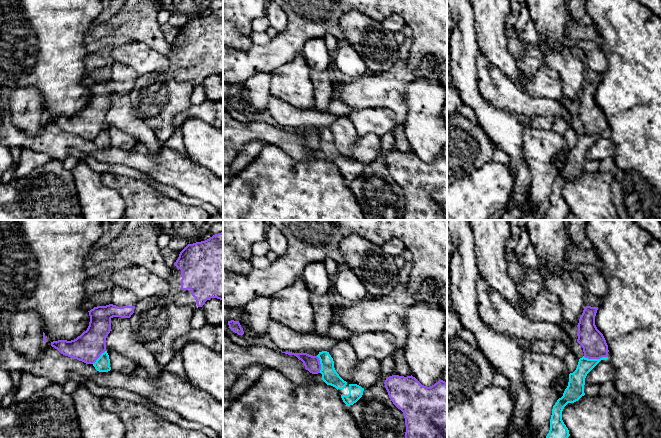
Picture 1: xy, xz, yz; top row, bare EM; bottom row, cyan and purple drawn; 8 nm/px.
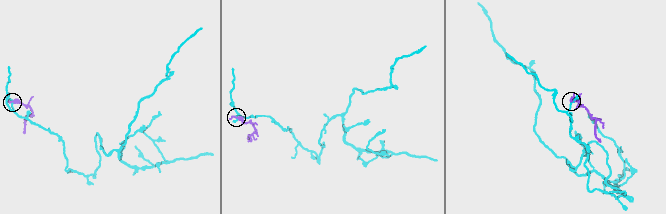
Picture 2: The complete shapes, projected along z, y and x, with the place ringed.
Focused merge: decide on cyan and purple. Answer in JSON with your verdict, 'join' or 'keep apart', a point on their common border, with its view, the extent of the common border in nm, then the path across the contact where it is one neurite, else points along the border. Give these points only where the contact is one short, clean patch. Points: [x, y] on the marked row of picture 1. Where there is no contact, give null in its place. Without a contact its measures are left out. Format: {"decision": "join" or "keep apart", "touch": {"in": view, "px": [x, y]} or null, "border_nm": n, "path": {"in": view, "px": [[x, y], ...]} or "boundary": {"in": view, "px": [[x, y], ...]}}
{"decision": "keep apart", "touch": {"in": "yz", "px": [595, 359]}, "border_nm": 190}

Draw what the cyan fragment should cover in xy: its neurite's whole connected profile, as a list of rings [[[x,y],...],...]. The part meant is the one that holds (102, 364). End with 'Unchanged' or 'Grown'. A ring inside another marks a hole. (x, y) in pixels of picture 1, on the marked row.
[[[105,351],[100,355],[100,357],[96,360],[96,362],[93,363],[93,366],[99,372],[108,372],[111,370],[110,359],[107,351]]]. Unchanged

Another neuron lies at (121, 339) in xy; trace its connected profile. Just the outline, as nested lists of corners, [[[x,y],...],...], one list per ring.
[[[111,318],[111,331],[106,338],[106,351],[108,350],[131,359],[154,377],[161,374],[161,366],[154,355],[135,338],[129,318]]]

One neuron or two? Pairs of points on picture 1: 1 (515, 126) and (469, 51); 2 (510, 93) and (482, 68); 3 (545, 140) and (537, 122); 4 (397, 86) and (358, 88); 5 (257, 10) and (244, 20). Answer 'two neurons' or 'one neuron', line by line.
1: one neuron
2: one neuron
3: two neurons
4: one neuron
5: one neuron

